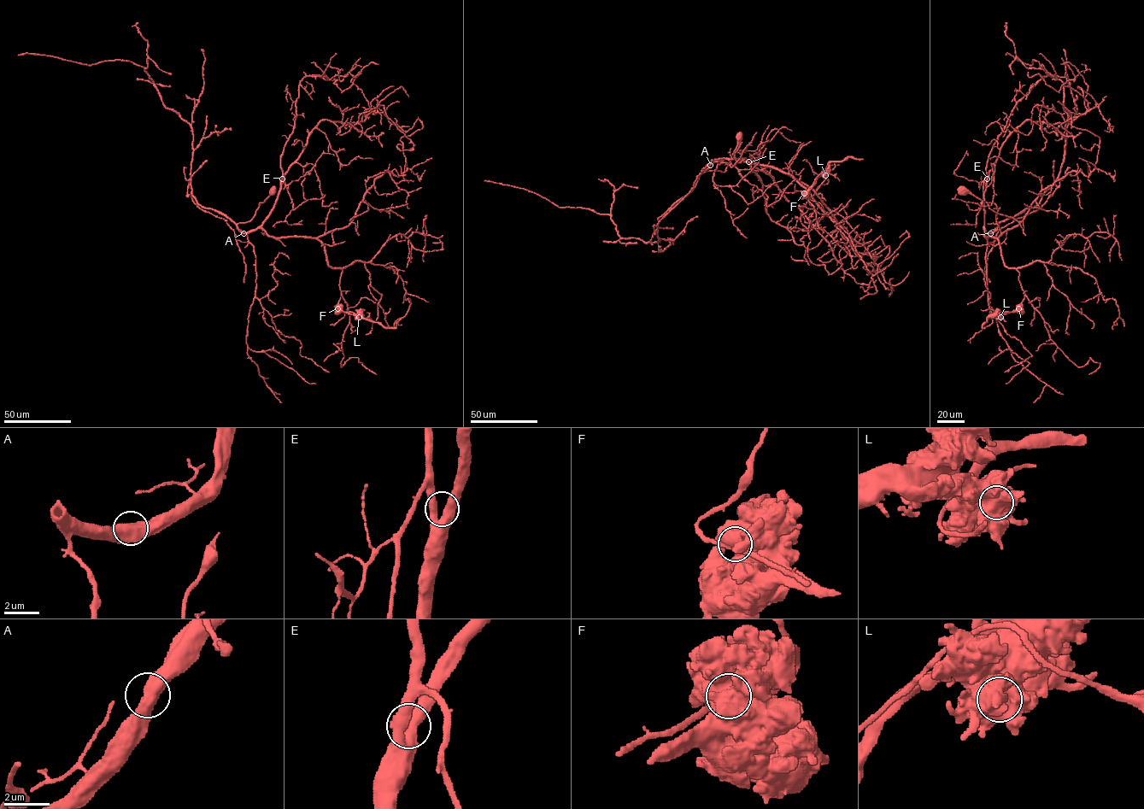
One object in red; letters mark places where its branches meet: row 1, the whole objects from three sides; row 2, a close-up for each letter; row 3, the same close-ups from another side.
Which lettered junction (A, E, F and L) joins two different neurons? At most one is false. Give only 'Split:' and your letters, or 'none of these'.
Split: F

